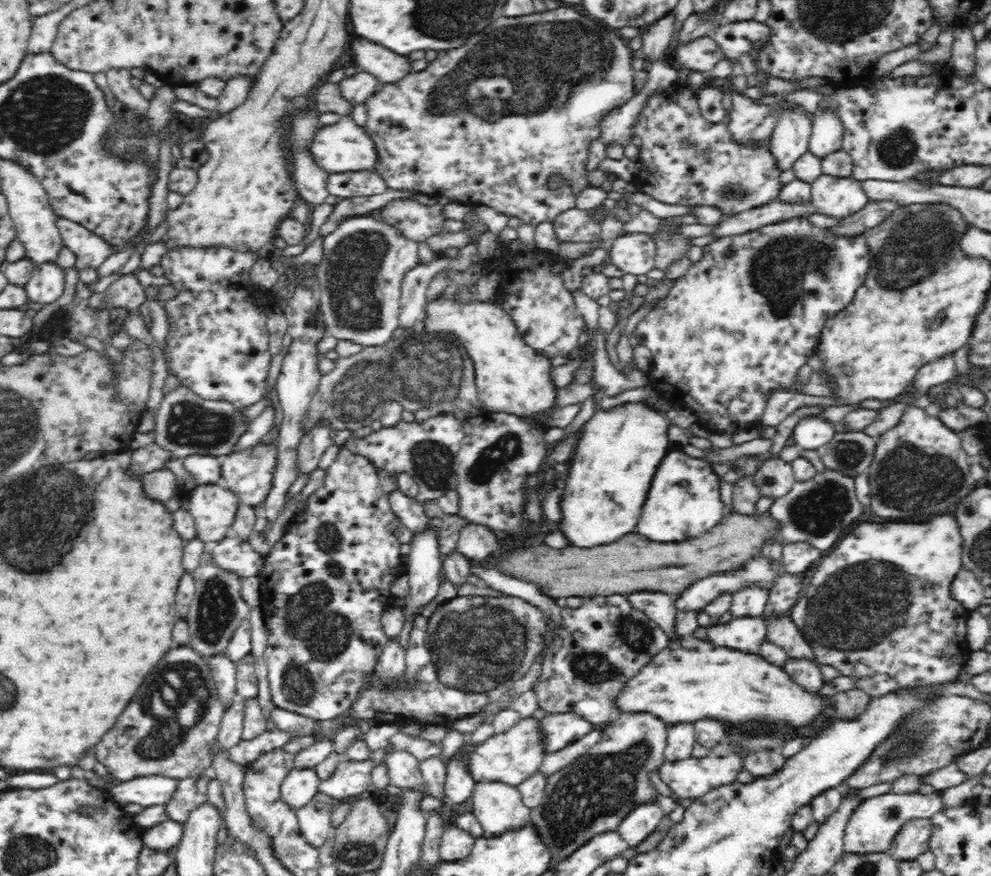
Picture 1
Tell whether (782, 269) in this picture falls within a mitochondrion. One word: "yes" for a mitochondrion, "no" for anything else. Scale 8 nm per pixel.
yes

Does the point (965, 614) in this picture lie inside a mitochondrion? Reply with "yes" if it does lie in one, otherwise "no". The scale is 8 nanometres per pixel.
no

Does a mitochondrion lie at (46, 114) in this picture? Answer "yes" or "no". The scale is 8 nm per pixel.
yes

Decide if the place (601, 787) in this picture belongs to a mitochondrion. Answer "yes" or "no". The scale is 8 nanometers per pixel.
yes

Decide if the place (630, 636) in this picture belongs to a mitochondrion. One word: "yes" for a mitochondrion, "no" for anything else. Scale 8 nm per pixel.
yes

